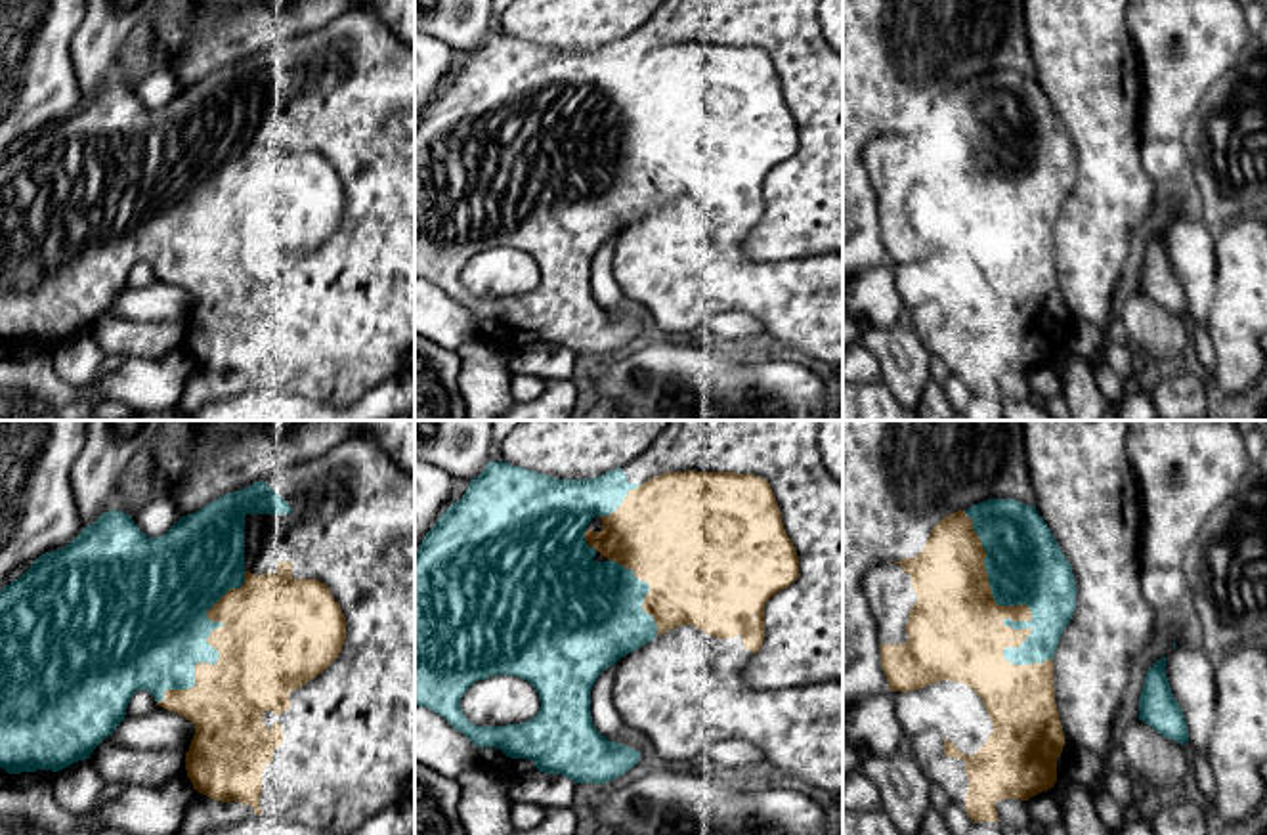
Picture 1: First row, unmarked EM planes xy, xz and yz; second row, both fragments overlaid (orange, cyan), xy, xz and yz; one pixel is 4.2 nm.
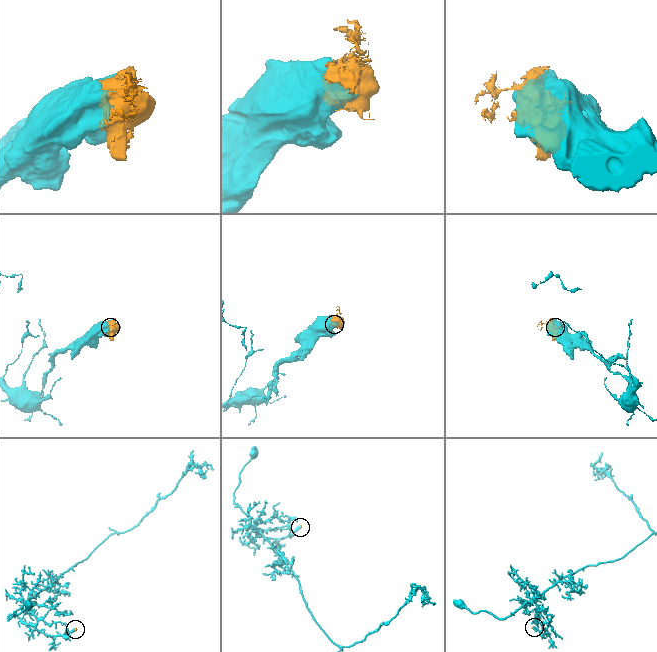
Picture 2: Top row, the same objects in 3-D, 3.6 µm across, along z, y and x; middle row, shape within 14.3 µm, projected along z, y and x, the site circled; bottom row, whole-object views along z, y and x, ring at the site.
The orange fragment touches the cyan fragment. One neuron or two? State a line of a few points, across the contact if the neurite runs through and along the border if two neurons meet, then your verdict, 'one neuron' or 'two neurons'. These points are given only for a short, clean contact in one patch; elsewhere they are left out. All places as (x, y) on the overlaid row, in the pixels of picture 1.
one neuron

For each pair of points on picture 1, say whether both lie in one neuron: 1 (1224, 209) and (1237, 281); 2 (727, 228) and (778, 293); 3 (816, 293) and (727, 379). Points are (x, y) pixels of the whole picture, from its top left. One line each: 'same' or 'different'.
1: different
2: same
3: different

